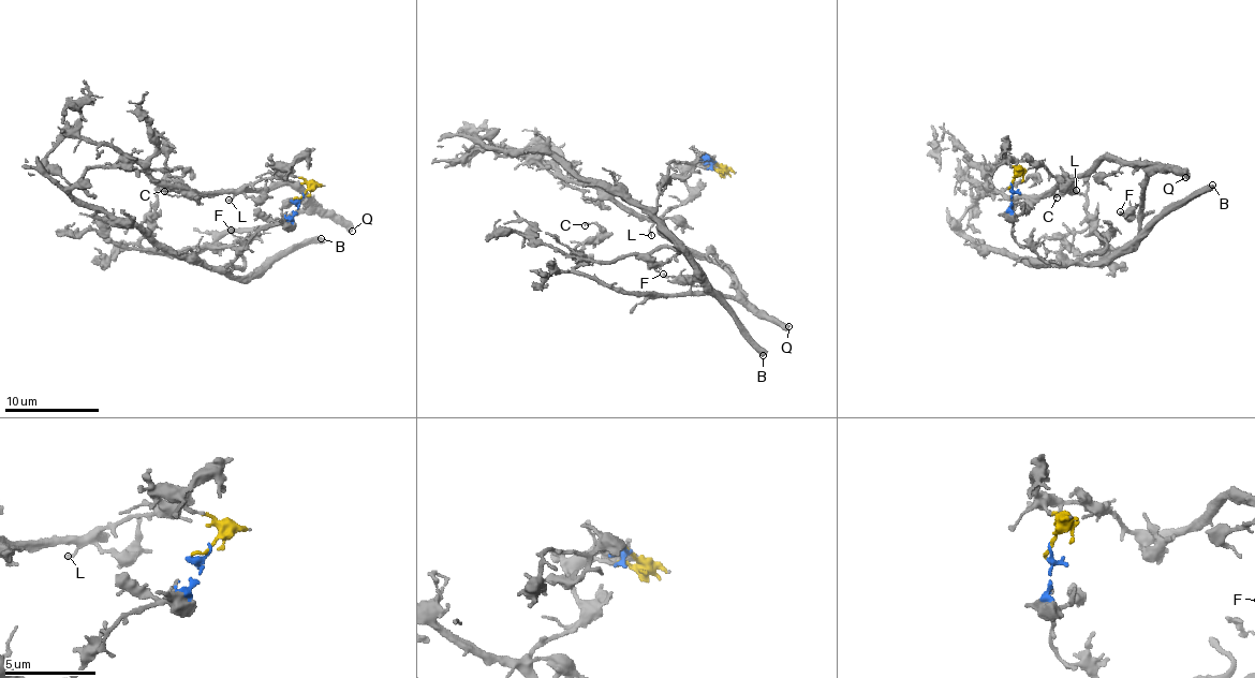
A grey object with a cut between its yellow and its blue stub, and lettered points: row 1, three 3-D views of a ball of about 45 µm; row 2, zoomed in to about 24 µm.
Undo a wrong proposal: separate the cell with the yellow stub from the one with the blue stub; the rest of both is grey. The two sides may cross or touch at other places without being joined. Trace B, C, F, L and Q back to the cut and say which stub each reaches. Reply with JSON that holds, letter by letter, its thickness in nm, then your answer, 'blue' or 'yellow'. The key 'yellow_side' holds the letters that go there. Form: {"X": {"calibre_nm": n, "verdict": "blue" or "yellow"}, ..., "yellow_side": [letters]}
{"B": {"calibre_nm": 500, "verdict": "blue"}, "C": {"calibre_nm": 130, "verdict": "yellow"}, "F": {"calibre_nm": 160, "verdict": "yellow"}, "L": {"calibre_nm": 130, "verdict": "yellow"}, "Q": {"calibre_nm": 550, "verdict": "yellow"}, "yellow_side": ["C", "F", "L", "Q"]}

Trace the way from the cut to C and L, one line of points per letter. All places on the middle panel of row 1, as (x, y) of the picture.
C: (714, 161), (685, 173), (664, 226), (735, 295), (598, 284), (575, 268), (601, 234), (585, 225)
L: (714, 161), (719, 166), (696, 165), (685, 173), (689, 196), (649, 229), (651, 236)

